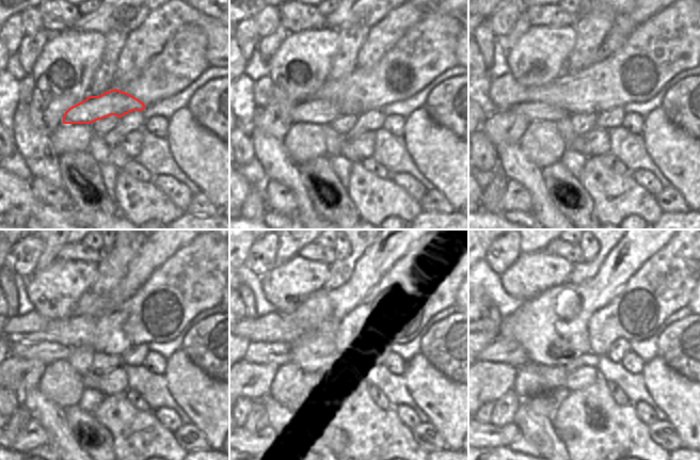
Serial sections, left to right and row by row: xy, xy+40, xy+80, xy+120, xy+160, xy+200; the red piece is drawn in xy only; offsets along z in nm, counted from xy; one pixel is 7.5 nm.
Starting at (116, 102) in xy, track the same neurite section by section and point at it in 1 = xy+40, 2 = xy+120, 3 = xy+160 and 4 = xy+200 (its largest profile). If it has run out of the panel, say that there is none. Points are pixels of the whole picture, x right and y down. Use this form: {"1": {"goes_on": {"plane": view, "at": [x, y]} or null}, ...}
{"1": {"goes_on": {"plane": "xy+40", "at": [314, 111]}}, "2": {"goes_on": {"plane": "xy+120", "at": [45, 351]}}, "3": {"goes_on": {"plane": "xy+160", "at": [277, 352]}}, "4": {"goes_on": {"plane": "xy+200", "at": [498, 351]}}}

